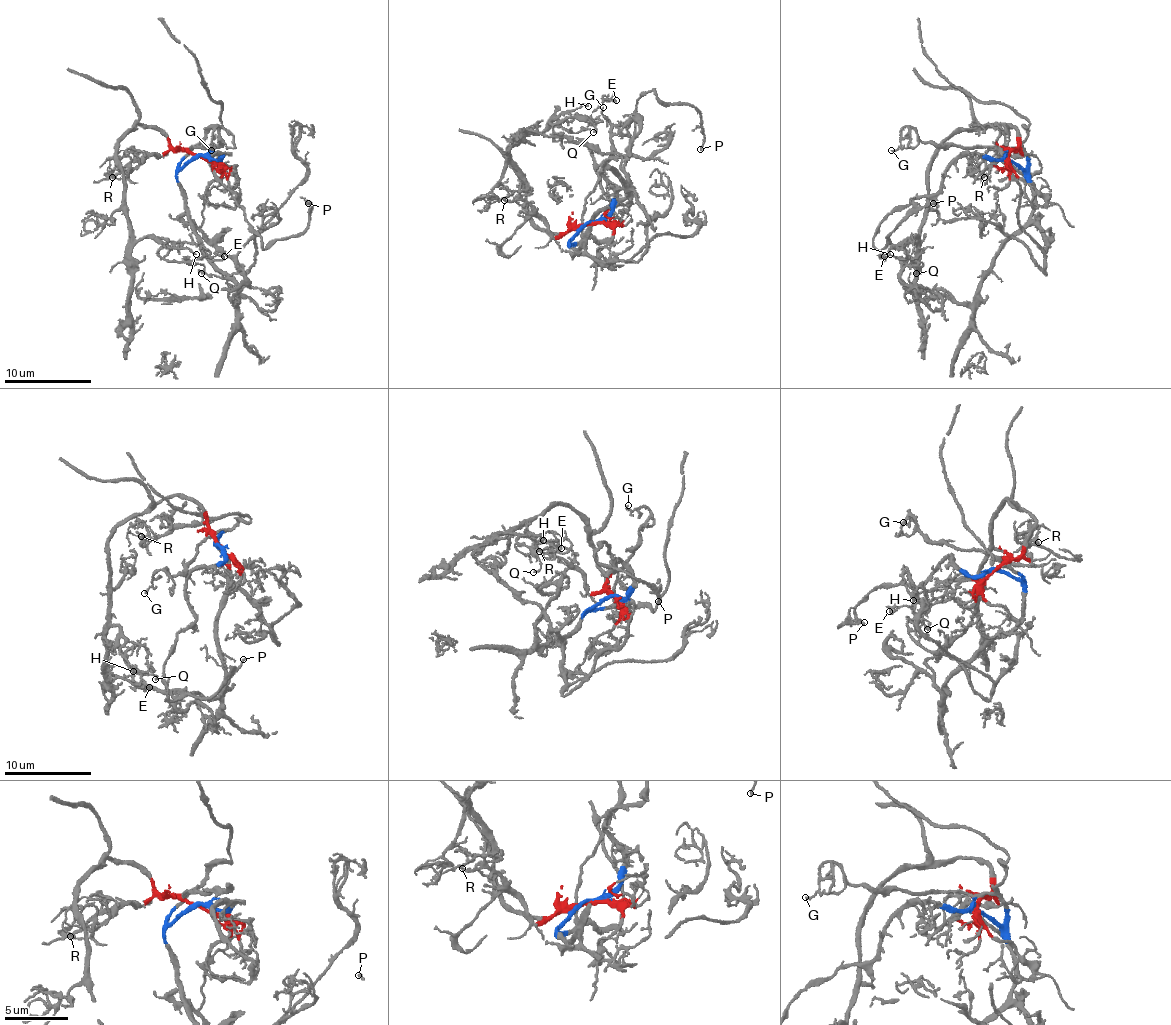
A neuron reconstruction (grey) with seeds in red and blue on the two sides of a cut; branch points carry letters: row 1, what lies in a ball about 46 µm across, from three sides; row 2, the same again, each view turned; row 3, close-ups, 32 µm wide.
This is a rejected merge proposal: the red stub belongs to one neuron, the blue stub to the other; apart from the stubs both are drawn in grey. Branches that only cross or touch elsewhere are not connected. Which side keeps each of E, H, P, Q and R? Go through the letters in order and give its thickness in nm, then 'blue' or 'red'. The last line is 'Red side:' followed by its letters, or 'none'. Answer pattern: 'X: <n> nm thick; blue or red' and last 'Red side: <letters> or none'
E: 150 nm thick; red
H: 160 nm thick; red
P: 190 nm thick; blue
Q: 160 nm thick; red
R: 120 nm thick; red
Red side: E, H, Q, R

